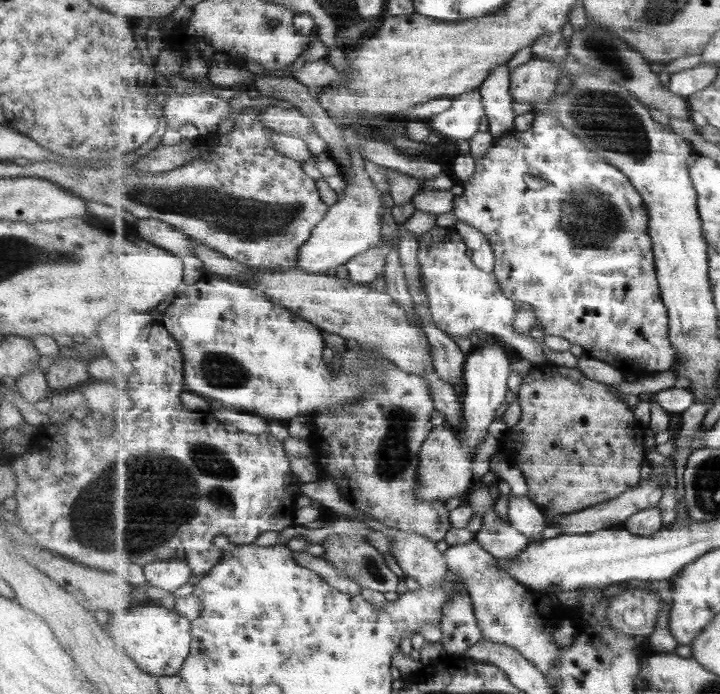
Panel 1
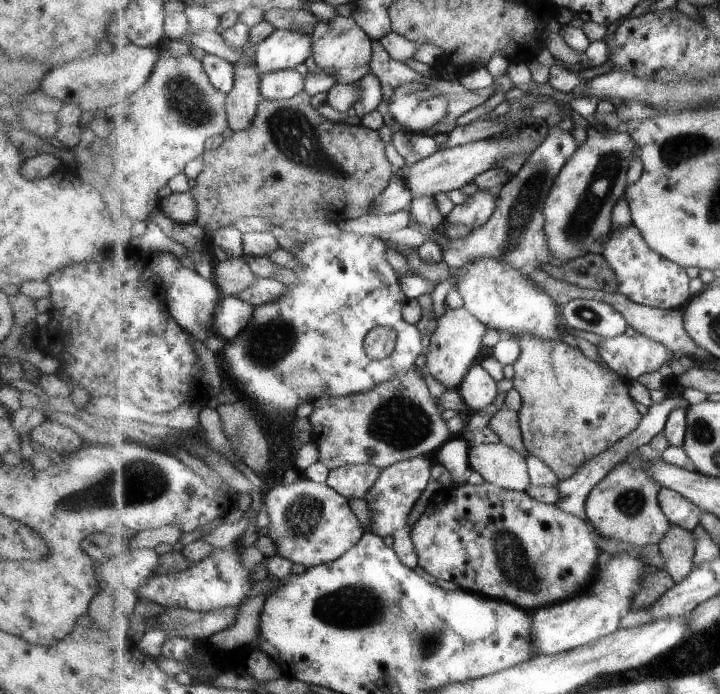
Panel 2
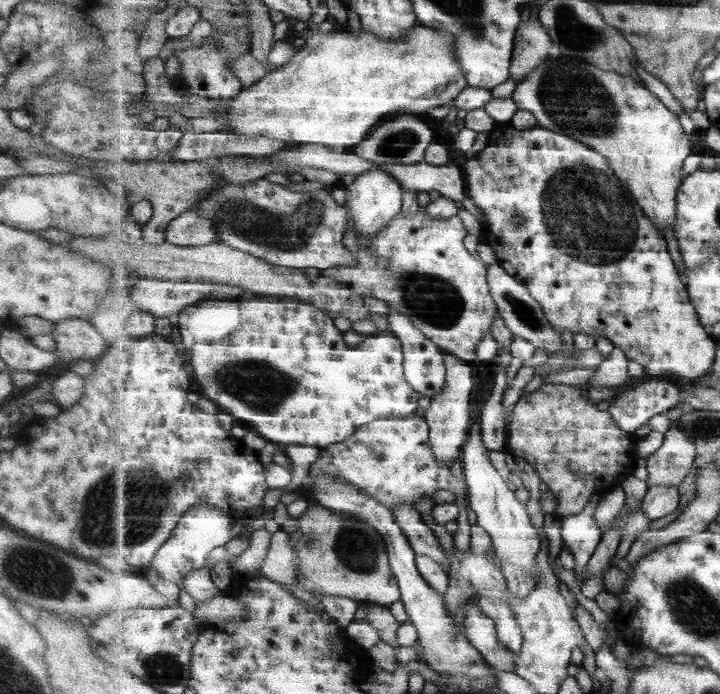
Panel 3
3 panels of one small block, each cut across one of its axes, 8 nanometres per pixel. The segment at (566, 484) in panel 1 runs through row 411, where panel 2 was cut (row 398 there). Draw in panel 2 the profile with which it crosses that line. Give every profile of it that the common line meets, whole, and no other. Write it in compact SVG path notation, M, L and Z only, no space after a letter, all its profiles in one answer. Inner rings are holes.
M523 336L517 338L517 342L522 351L513 364L516 370L513 386L521 394L519 416L522 437L530 454L544 460L559 476L559 480L573 476L584 463L597 458L607 448L615 446L619 440L637 430L643 414L629 395L631 382L604 359L600 363L590 360L578 346L571 346L563 340L545 342L533 336Z

